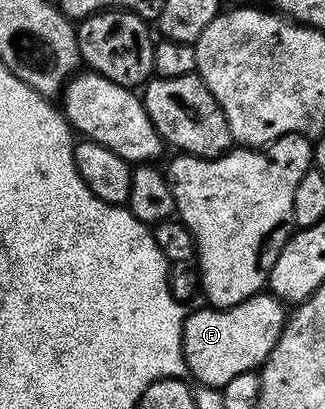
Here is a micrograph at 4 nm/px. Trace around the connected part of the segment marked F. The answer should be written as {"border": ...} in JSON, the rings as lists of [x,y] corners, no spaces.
{"border":[[[259,293],[235,307],[191,310],[182,326],[182,352],[187,372],[206,387],[222,389],[238,374],[261,368],[286,324],[283,304],[269,293]]]}

